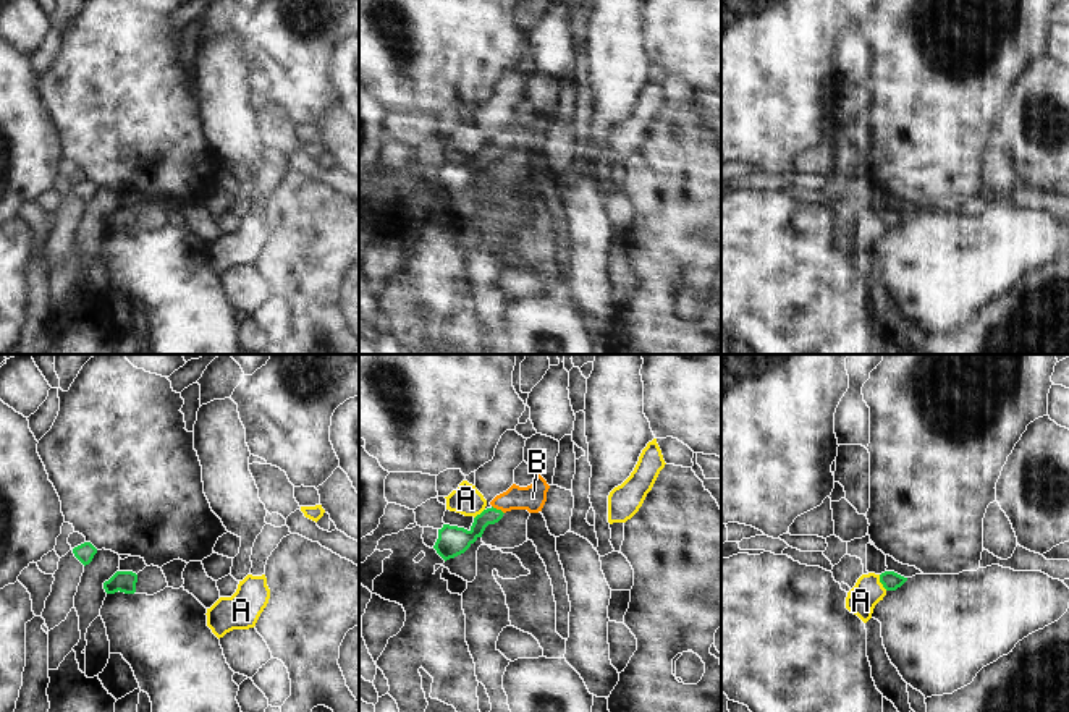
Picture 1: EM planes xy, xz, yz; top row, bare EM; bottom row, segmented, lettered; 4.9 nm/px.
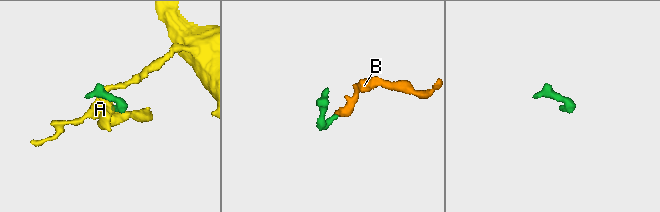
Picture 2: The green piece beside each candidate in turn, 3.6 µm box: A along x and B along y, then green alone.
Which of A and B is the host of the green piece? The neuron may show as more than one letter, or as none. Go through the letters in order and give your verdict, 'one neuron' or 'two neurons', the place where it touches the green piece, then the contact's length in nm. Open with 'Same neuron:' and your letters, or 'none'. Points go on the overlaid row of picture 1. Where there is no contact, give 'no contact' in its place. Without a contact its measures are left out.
Same neuron: B
A: two neurons | yz (882, 583) | 90 nm
B: one neuron | xz (498, 510) | 80 nm

